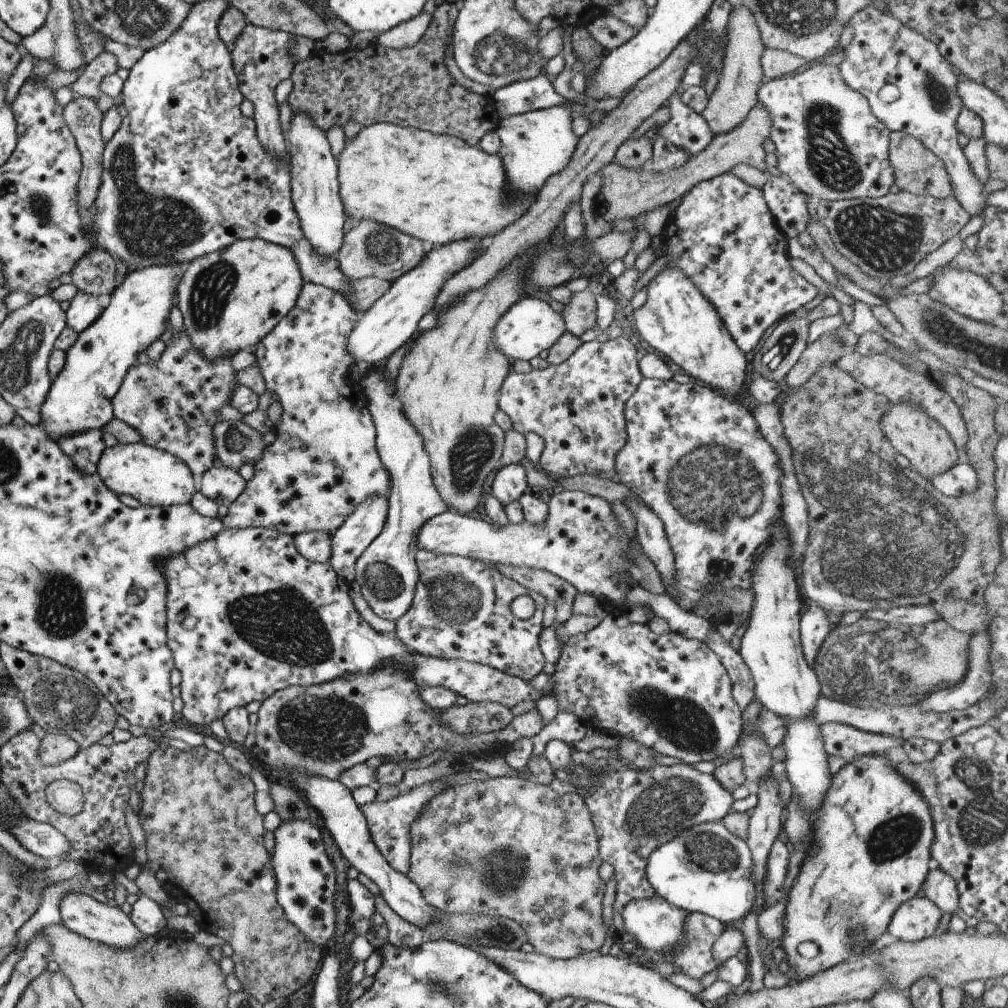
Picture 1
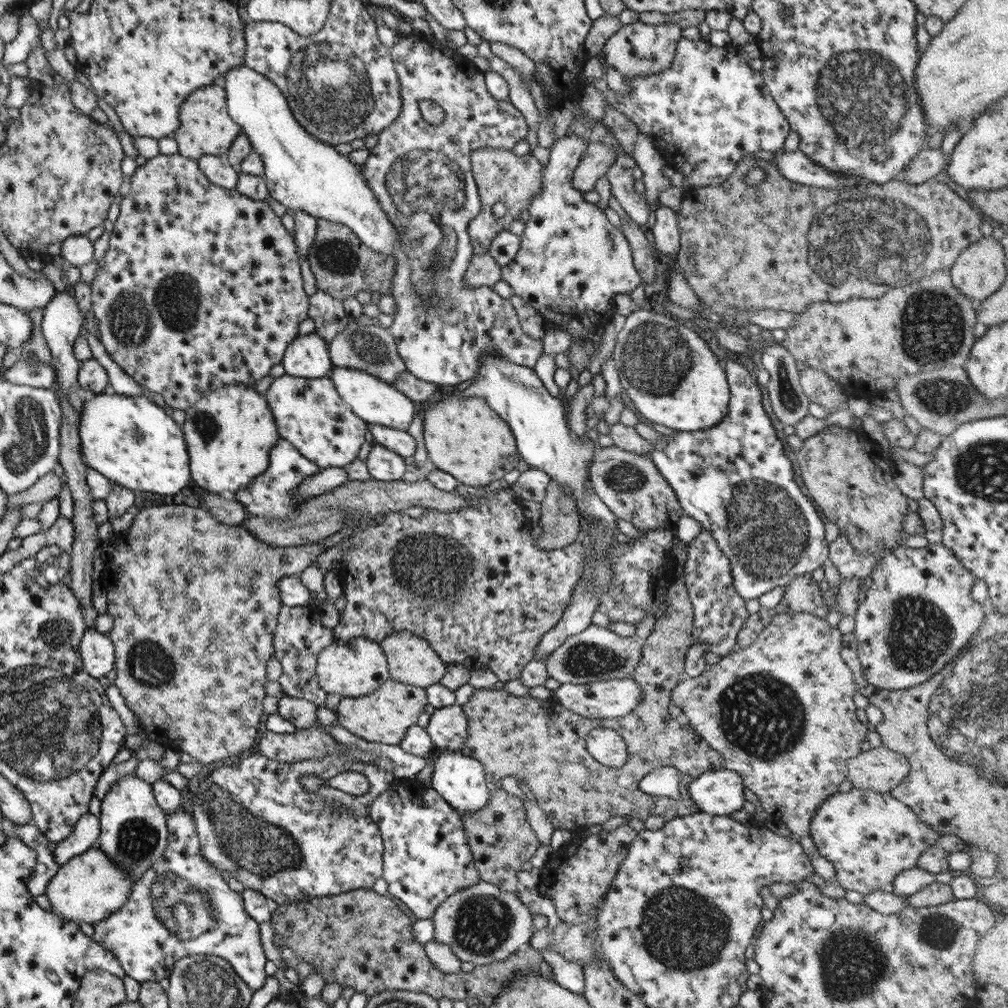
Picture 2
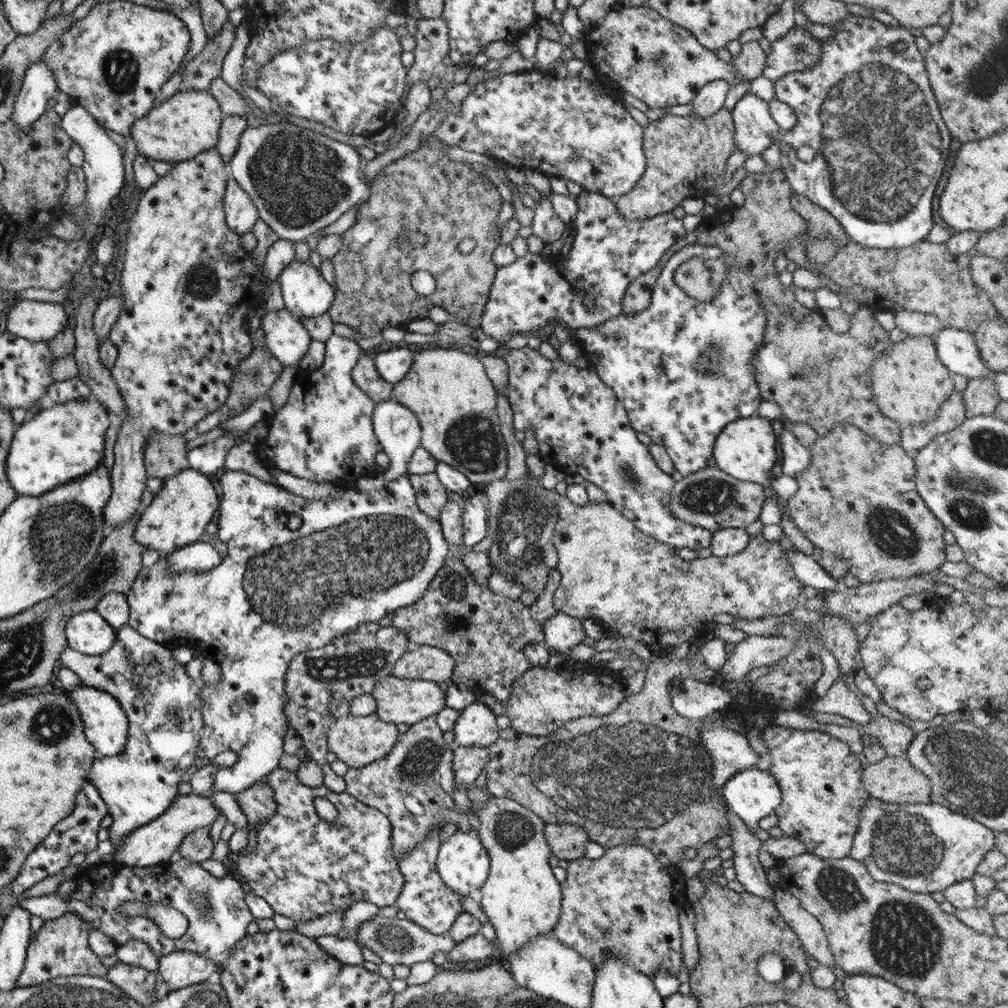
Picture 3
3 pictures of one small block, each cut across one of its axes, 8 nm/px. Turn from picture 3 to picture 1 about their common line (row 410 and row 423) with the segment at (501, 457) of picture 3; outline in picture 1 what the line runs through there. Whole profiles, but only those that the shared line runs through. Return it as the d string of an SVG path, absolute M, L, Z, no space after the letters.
M525 251L509 266L505 266L495 278L491 278L483 288L469 290L459 296L443 310L435 313L437 324L431 330L420 332L420 336L407 349L407 354L401 362L395 383L395 394L401 402L401 412L407 422L415 428L415 432L423 440L423 450L428 456L429 474L435 490L445 502L445 508L453 508L465 516L473 515L473 510L479 504L483 481L487 475L499 468L499 458L504 442L504 431L495 424L493 415L498 410L498 391L505 376L511 371L511 363L495 350L491 336L493 326L501 318L509 306L521 298L523 270L528 261Z

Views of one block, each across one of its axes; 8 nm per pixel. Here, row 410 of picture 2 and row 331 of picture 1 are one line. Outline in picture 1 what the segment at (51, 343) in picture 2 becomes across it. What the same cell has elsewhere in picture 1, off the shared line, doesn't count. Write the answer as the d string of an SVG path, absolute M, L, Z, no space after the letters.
M76 292L75 297L69 302L69 308L64 312L66 326L71 328L75 334L81 333L99 316L97 298L85 292Z

